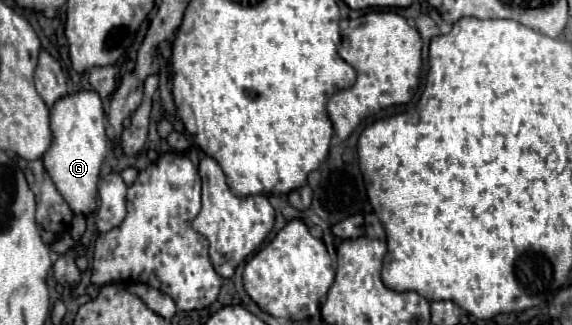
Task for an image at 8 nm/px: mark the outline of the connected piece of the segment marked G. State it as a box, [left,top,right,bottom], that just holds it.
[43,91,109,215]

